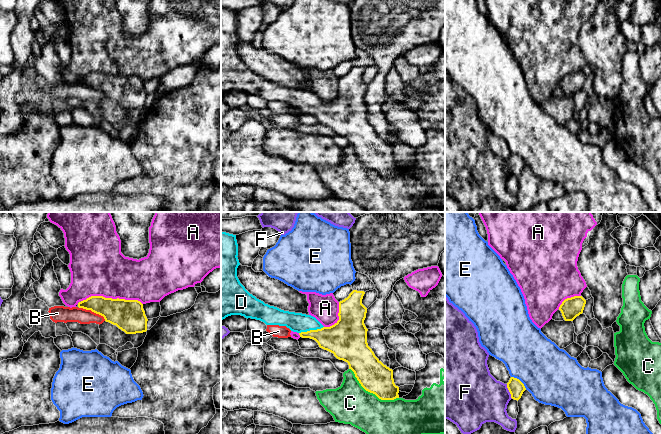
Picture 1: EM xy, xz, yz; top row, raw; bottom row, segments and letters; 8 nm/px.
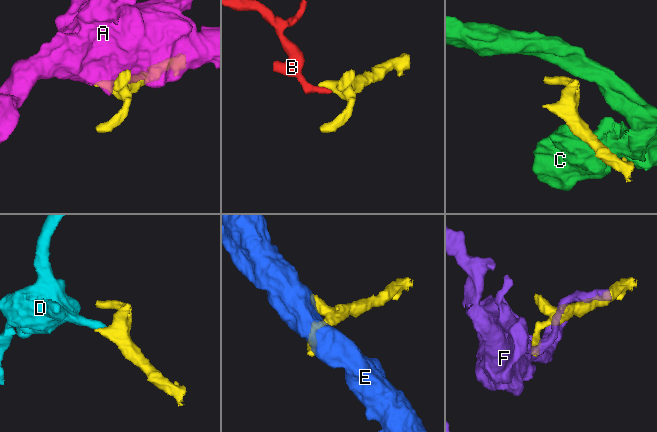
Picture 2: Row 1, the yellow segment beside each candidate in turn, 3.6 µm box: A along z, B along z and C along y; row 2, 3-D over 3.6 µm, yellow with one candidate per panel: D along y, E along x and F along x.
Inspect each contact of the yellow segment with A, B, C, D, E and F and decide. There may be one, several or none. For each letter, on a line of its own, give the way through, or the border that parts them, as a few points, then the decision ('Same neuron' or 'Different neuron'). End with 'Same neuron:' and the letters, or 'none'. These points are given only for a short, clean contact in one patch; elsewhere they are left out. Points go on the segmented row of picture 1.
A: Different neuron
B: Boundary: xy (79, 307), (90, 309), (100, 314), (105, 320). Different neuron
C: Different neuron
D: Path across: xz (341, 338), (327, 338), (311, 330), (306, 325), (297, 322). Same neuron
E: Different neuron
F: Different neuron
Same neuron: D

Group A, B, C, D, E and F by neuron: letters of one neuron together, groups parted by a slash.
A / B / C / D / E / F

